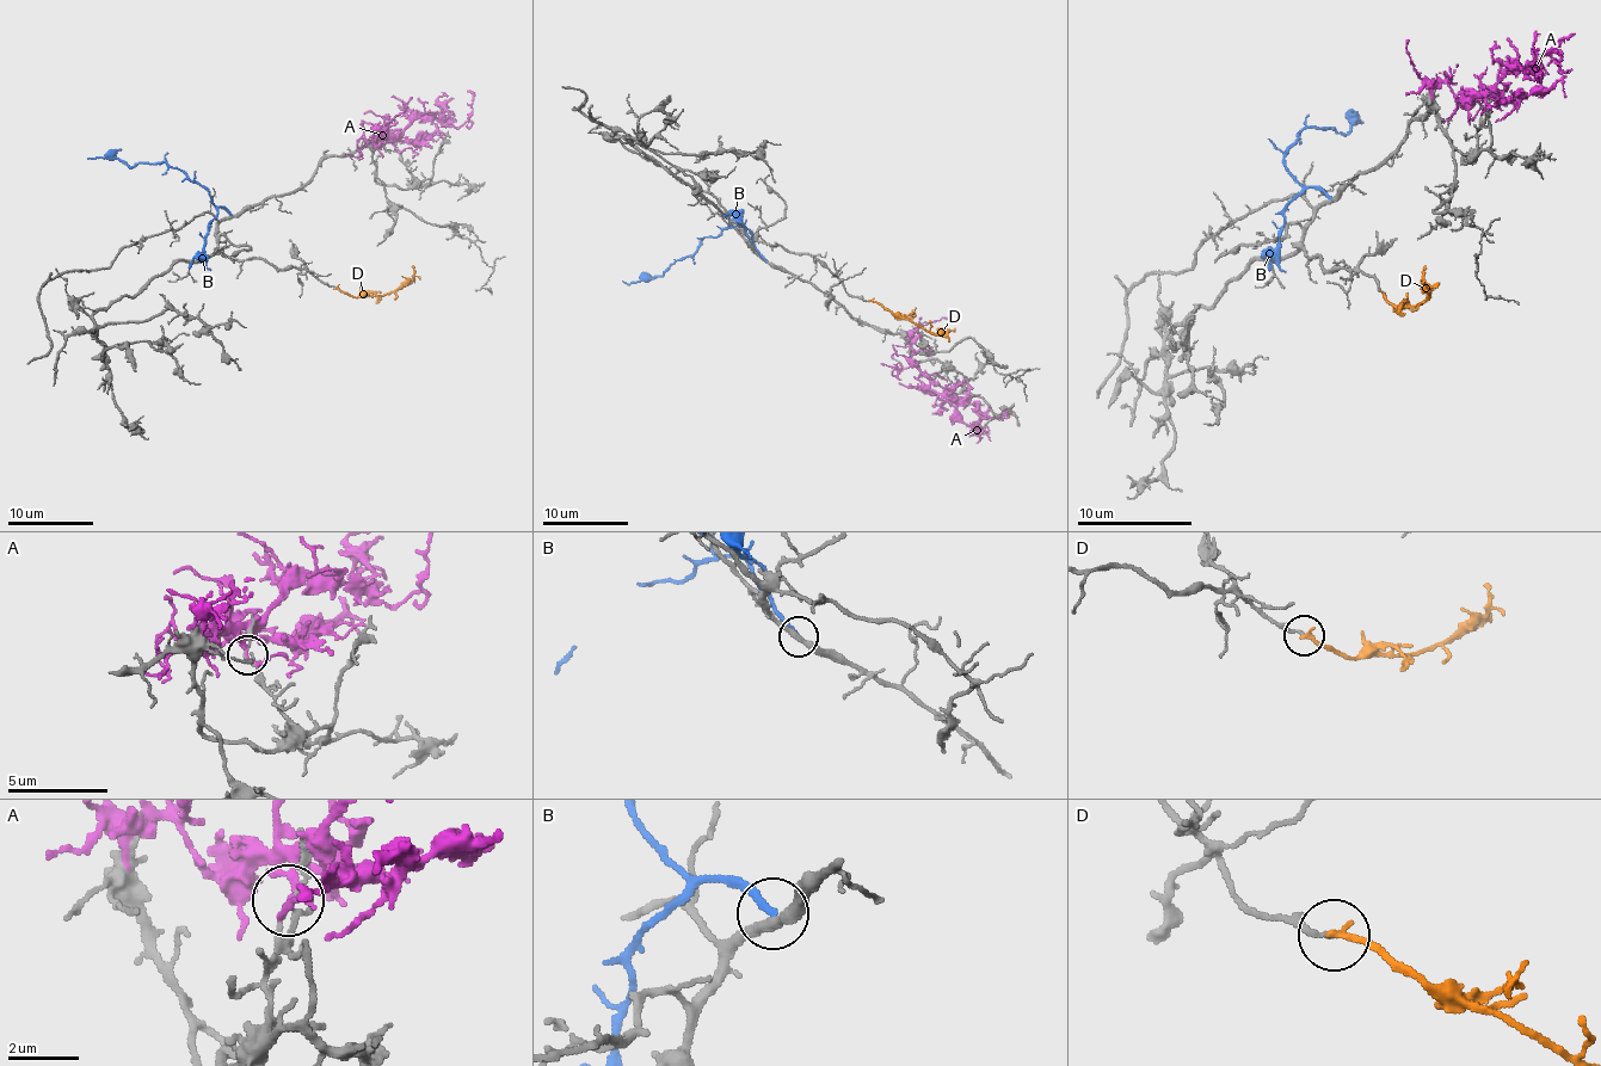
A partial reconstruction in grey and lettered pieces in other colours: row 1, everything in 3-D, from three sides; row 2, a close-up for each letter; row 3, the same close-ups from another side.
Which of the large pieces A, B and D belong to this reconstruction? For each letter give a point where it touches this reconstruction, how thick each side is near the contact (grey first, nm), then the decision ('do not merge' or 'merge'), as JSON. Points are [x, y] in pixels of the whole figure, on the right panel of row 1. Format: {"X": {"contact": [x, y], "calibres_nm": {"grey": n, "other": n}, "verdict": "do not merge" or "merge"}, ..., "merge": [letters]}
{"A": {"contact": [1484, 109], "calibres_nm": {"grey": 90, "other": 110}, "verdict": "do not merge"}, "B": {"contact": [1330, 197], "calibres_nm": {"grey": 300, "other": 220}, "verdict": "do not merge"}, "D": {"contact": [1384, 295], "calibres_nm": {"grey": 150, "other": 200}, "verdict": "merge"}, "merge": ["D"]}

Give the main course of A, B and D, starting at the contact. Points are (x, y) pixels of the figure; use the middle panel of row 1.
A: (929, 376), (949, 395), (966, 398), (990, 417), (998, 418), (1002, 414)
B: (767, 259), (747, 232), (732, 226), (716, 236), (706, 236), (691, 256), (676, 259), (662, 275), (622, 281)
D: (869, 301), (934, 333), (947, 331)

